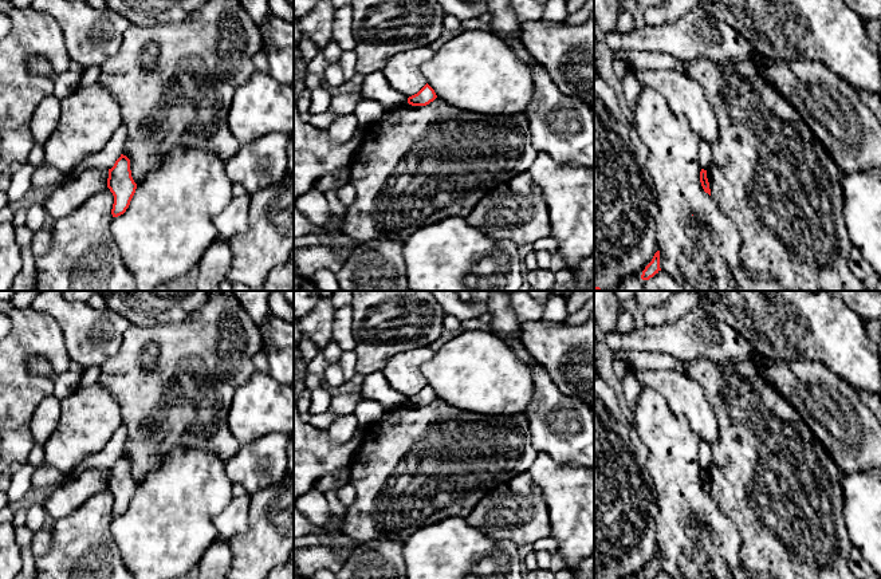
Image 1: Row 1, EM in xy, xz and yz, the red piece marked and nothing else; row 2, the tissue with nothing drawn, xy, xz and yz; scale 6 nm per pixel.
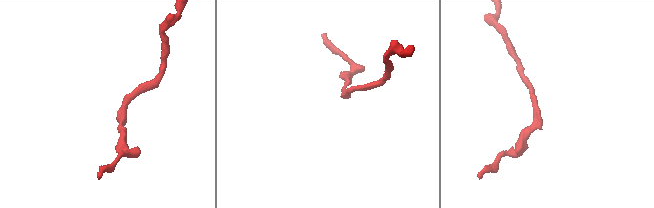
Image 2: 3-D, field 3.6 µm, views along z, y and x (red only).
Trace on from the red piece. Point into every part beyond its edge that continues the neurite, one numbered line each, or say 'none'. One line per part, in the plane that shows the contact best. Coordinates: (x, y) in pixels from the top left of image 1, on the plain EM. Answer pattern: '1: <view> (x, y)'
none

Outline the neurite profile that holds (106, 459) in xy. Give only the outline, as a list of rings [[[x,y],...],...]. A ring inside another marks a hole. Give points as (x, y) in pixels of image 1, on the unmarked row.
[[[121,424],[107,445],[101,452],[87,457],[71,473],[66,474],[60,484],[64,484],[68,478],[74,478],[90,468],[111,469],[123,452],[125,441],[126,429],[125,425]]]

